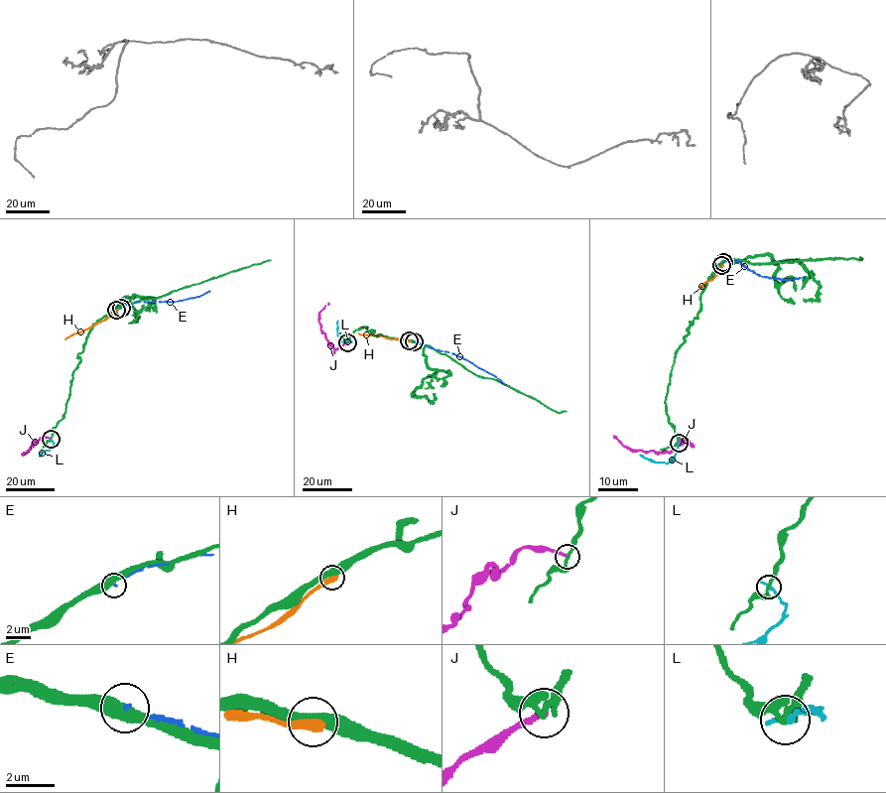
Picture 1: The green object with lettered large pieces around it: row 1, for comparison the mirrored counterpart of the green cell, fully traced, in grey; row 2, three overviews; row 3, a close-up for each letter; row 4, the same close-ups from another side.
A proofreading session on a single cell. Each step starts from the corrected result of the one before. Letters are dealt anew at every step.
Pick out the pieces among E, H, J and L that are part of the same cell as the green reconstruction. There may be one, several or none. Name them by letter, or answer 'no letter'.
no letter

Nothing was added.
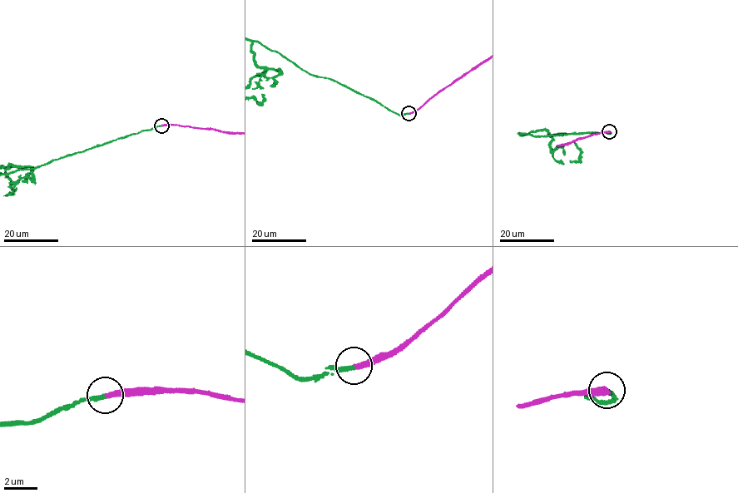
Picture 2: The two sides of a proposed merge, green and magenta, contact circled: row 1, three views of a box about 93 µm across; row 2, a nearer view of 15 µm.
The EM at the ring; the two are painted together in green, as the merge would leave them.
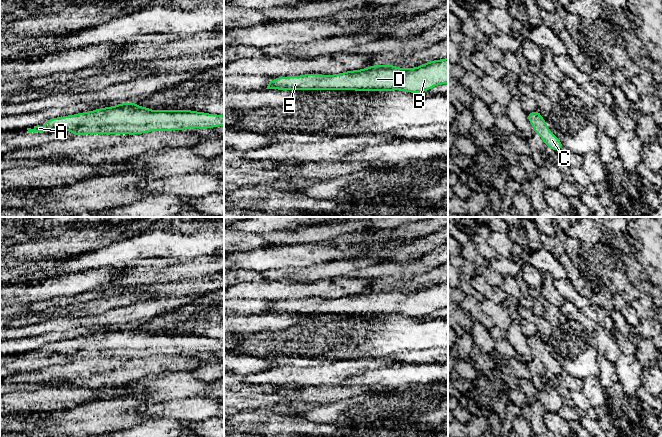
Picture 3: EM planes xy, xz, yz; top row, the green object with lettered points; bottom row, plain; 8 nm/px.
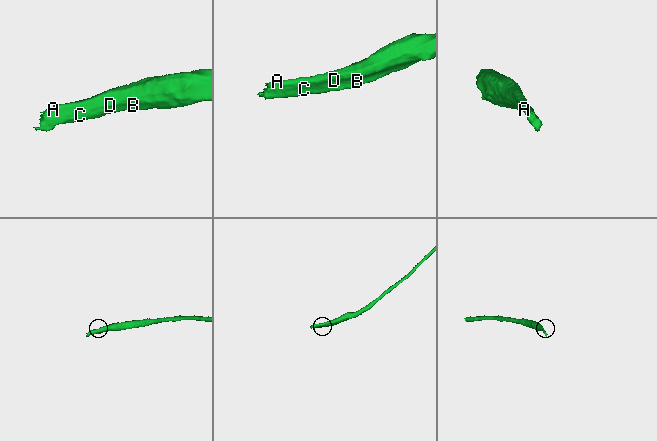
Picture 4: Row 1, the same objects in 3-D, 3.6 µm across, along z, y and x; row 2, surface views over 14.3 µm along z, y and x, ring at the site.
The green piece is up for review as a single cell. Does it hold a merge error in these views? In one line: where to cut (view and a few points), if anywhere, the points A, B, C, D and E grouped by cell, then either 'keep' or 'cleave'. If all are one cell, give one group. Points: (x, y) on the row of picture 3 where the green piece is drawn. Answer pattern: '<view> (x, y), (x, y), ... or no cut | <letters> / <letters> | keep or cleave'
no cut | A B C D E | keep

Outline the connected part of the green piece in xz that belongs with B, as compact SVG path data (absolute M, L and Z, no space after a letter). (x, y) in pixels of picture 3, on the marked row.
M448 58L426 62L415 68L394 65L372 65L333 75L317 73L276 77L266 89L277 90L354 90L423 93L448 84Z

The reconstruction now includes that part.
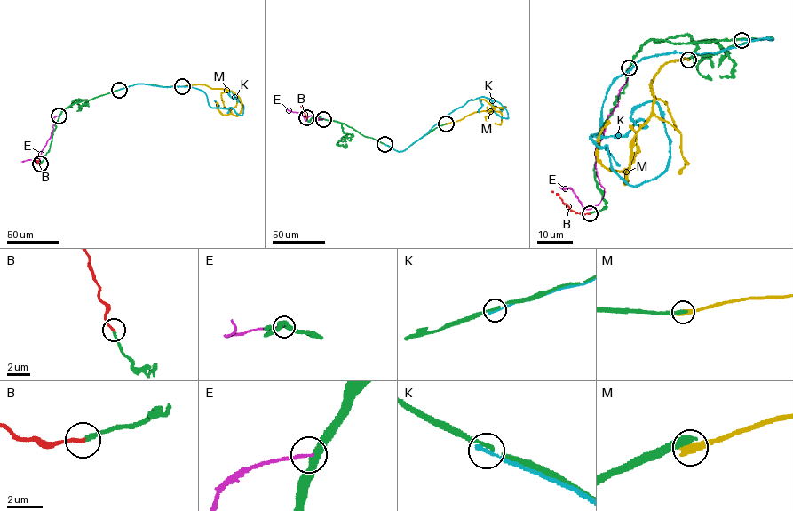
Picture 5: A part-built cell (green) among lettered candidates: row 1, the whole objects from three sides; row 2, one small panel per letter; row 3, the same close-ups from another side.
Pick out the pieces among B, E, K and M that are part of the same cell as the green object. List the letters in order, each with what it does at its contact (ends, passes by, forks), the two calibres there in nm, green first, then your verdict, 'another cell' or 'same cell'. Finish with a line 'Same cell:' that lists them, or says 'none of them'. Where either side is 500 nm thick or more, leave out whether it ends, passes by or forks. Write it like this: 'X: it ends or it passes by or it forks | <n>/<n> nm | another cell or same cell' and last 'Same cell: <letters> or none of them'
B: it ends | 240/200 nm | same cell
E: it ends | 360/170 nm | another cell
K: it ends | 180/240 nm | another cell
M: 420/500 nm | another cell
Same cell: B

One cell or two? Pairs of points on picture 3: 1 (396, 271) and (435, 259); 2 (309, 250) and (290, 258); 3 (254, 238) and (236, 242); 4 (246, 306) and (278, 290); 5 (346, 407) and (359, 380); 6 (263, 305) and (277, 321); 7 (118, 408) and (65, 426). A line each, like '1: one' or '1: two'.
1: one
2: one
3: one
4: two
5: two
6: two
7: one

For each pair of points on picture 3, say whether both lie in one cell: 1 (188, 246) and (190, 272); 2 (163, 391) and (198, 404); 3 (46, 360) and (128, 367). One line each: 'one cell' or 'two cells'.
1: two cells
2: two cells
3: two cells

